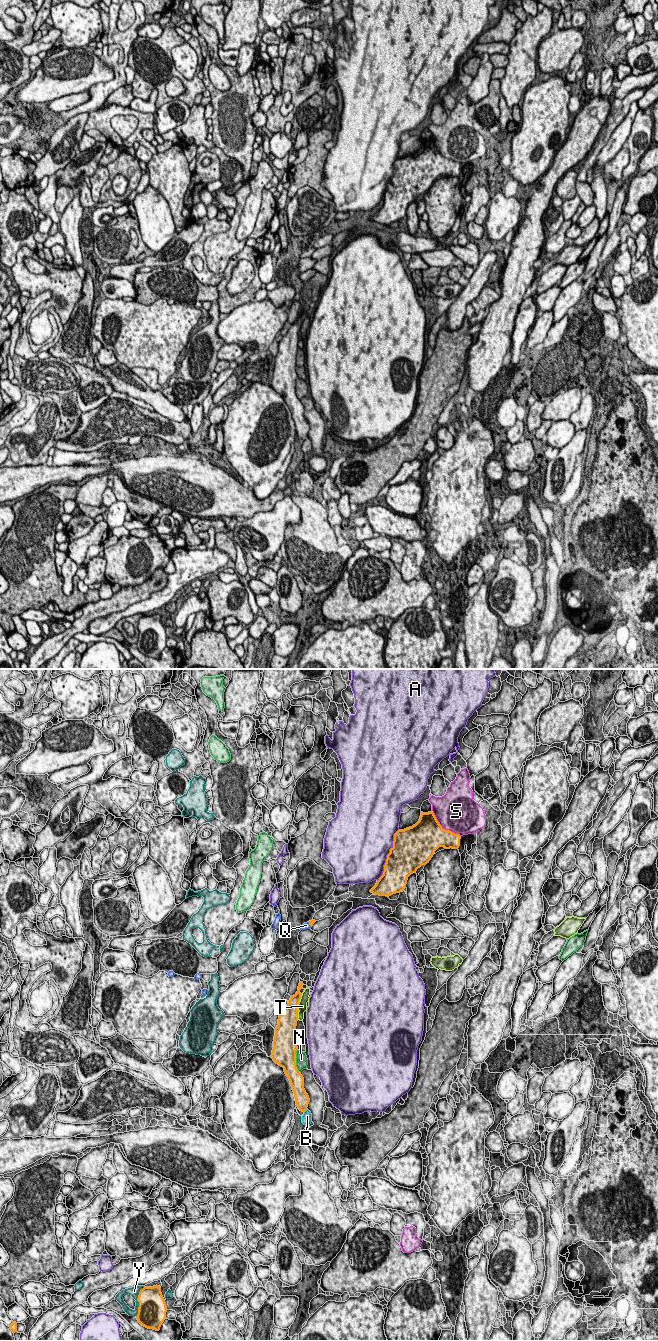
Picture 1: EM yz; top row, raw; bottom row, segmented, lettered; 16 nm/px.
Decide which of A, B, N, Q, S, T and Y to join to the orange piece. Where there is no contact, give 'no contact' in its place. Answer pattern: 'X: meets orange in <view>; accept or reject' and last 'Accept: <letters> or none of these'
A: meets orange in yz; reject
B: meets orange in yz; reject
N: meets orange in yz; reject
Q: meets orange in yz; accept
S: meets orange in yz; reject
T: meets orange in yz; reject
Y: meets orange in yz; reject
Accept: Q

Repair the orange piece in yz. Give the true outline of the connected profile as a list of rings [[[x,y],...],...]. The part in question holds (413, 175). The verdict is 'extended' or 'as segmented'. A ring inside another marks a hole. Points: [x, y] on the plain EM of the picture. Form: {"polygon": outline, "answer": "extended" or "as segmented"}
{"polygon": [[[433,139],[421,140],[415,153],[394,162],[383,203],[370,220],[386,225],[400,221],[406,216],[408,205],[429,191],[439,175],[458,177],[460,167],[459,162],[442,156]]], "answer": "as segmented"}

